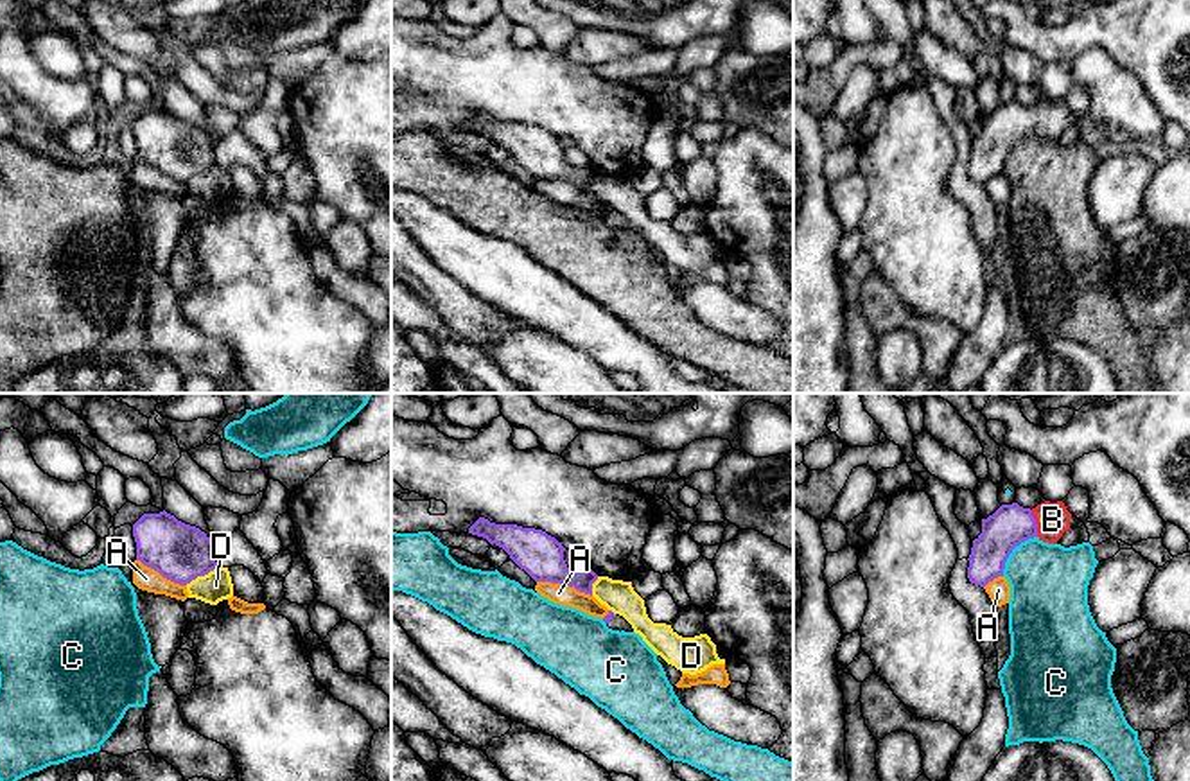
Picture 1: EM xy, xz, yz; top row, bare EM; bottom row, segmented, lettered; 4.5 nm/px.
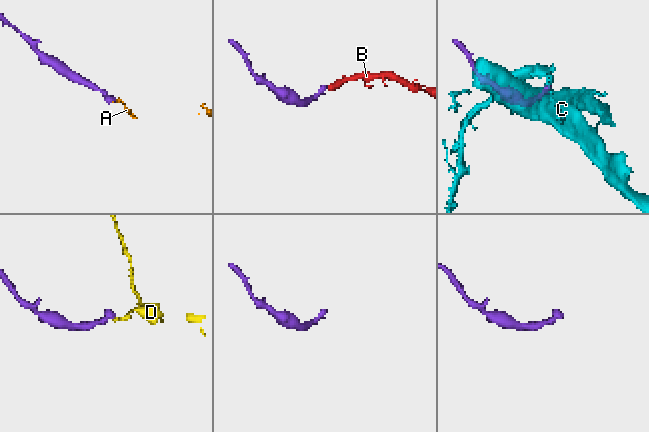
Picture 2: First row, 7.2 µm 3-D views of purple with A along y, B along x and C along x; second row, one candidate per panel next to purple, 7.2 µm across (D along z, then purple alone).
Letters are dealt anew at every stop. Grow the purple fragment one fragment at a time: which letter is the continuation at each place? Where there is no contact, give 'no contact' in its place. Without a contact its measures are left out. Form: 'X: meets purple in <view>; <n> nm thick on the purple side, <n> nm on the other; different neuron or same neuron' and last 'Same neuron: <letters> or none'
A: meets purple in xz; 200 nm thick on the purple side, 100 nm on the other; different neuron
B: meets purple in yz; 190 nm thick on the purple side, 150 nm on the other; same neuron
C: meets purple in yz; 190 nm thick on the purple side, 360 nm on the other; different neuron
D: meets purple in xy; 260 nm thick on the purple side, 140 nm on the other; different neuron
Same neuron: B

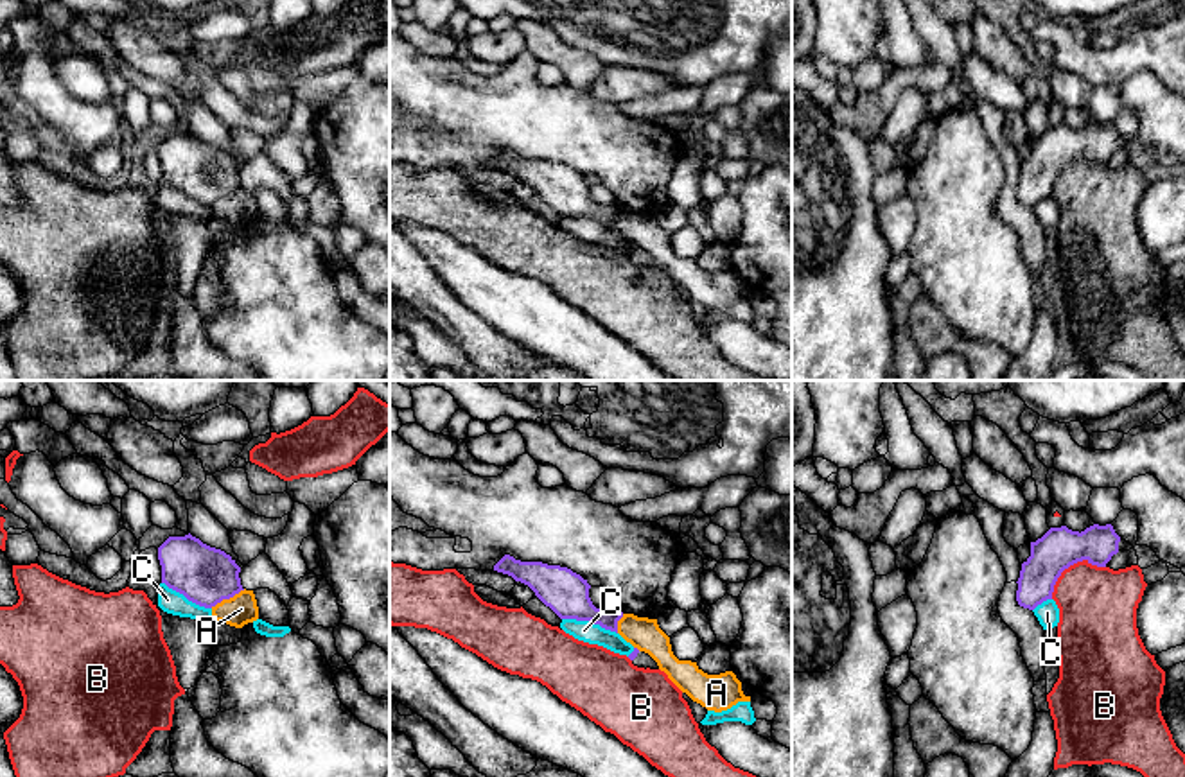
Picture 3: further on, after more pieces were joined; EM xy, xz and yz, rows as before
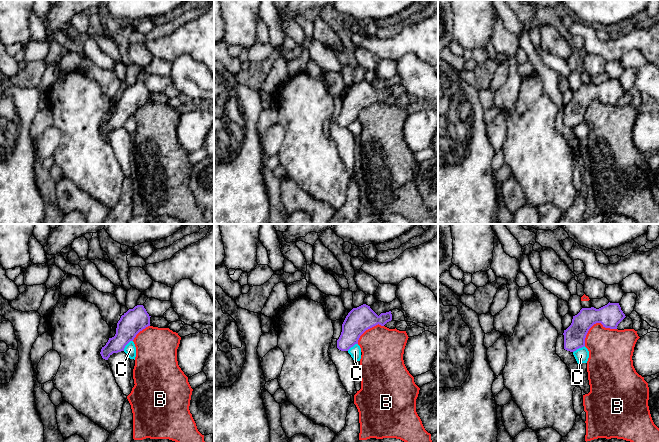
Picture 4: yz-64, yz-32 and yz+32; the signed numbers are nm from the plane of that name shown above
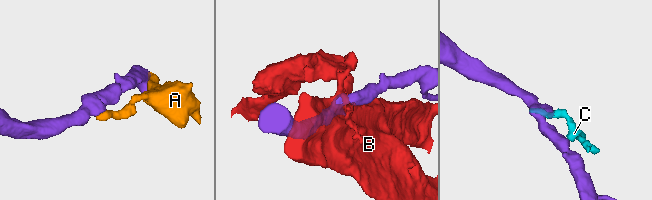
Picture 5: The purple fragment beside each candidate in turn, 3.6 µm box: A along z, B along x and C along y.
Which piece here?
A: meets purple in xy; 260 nm thick on the purple side, 140 nm on the other; different neuron
B: meets purple in yz; 190 nm thick on the purple side, 360 nm on the other; different neuron
C: meets purple in xz; 200 nm thick on the purple side, 100 nm on the other; different neuron
Same neuron: none

